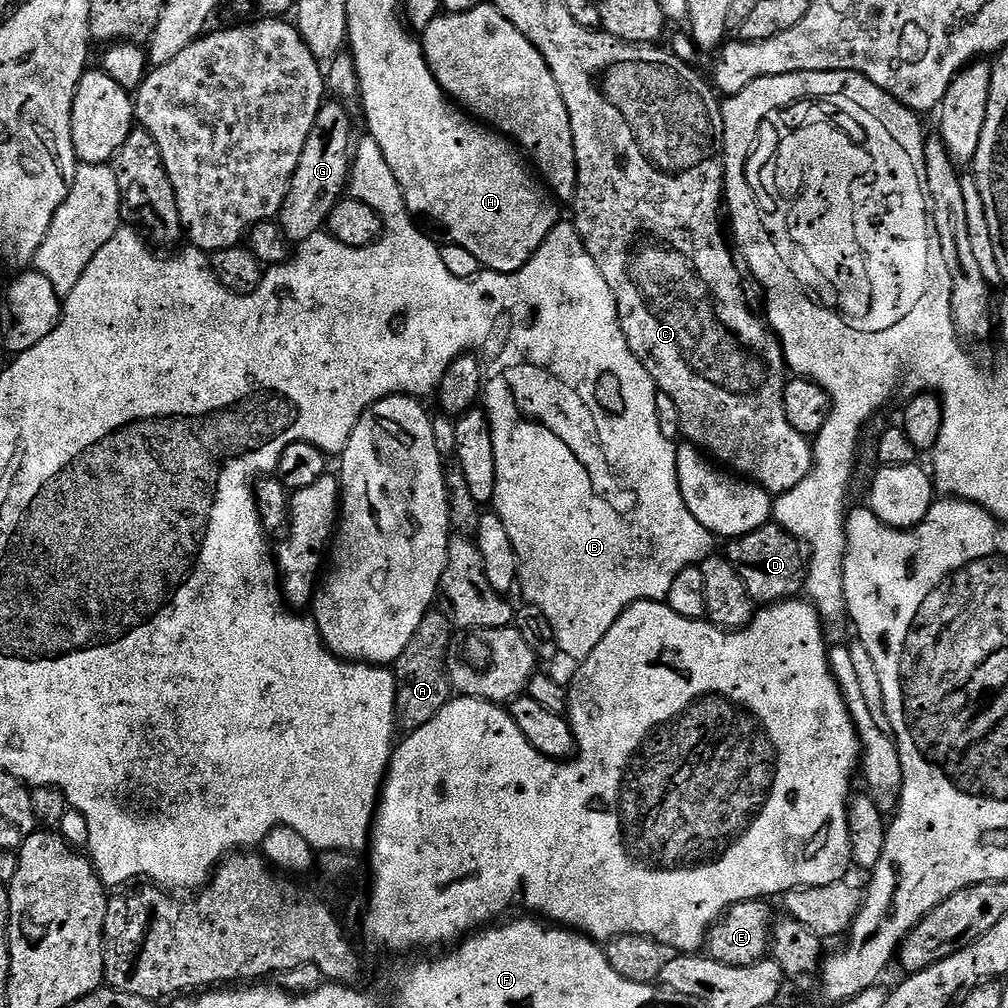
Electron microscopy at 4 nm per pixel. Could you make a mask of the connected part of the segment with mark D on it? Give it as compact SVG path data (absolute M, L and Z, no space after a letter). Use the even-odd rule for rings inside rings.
M776 522L763 524L745 536L727 541L726 555L746 582L748 597L757 605L778 604L781 600L799 597L806 588L806 552L788 529Z

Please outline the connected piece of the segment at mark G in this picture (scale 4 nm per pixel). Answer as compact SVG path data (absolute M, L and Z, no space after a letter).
M325 102L316 116L314 130L310 130L310 138L306 138L306 146L302 146L298 170L294 170L286 202L278 217L280 231L293 245L307 242L327 225L330 210L334 210L349 187L353 151L352 120L347 110L340 104Z

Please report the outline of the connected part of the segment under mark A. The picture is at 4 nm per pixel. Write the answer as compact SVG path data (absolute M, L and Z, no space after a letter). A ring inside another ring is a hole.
M439 610L427 612L422 626L414 630L414 638L406 645L406 650L396 659L394 675L396 677L396 722L405 733L426 726L430 718L448 705L453 695L452 686L448 683L446 661L453 643L454 625L447 615Z

